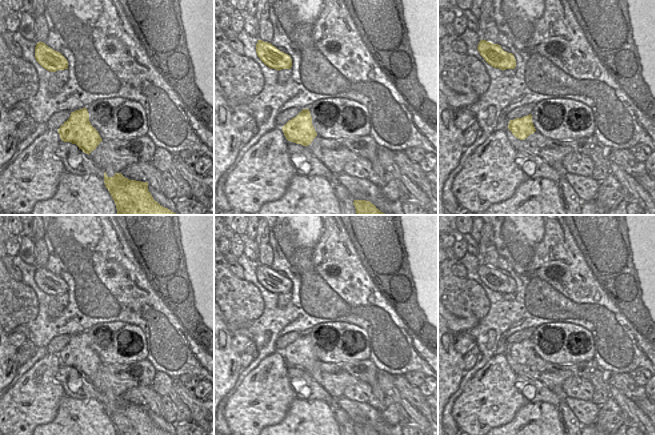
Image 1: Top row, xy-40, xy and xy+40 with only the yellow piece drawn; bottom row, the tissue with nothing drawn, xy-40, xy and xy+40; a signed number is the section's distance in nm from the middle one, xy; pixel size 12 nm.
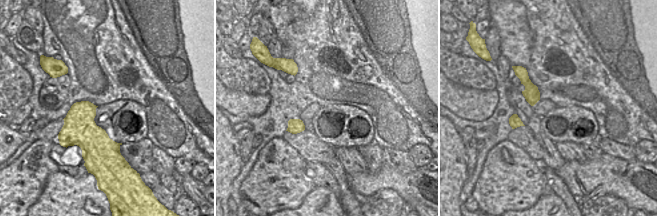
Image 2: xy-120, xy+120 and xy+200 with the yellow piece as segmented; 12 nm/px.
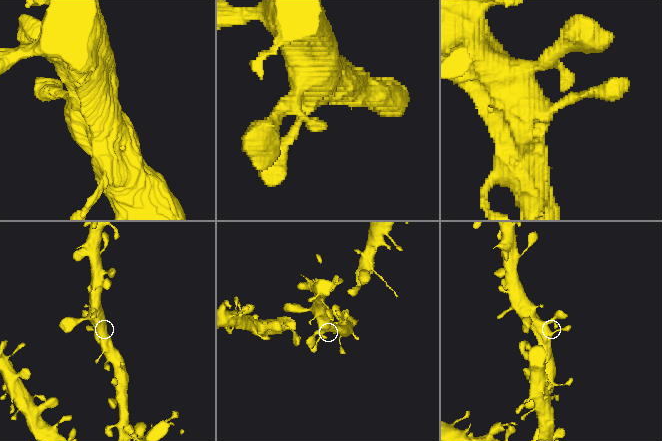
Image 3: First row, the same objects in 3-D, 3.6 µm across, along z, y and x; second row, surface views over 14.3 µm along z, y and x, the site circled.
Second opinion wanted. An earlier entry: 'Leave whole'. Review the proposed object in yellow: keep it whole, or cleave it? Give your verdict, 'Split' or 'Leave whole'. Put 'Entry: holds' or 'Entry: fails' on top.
Entry: holds
Leave whole

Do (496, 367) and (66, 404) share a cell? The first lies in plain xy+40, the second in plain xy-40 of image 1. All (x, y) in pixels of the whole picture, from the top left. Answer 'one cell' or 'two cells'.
two cells

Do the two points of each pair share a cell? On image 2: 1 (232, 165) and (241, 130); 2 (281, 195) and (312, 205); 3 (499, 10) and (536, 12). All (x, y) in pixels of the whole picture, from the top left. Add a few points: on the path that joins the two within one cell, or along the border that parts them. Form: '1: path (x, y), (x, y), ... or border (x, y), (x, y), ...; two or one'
1: border (232, 126), (234, 135), (240, 141); two
2: border (315, 187), (300, 205); two
3: border (525, 10), (527, 24), (532, 34); two

